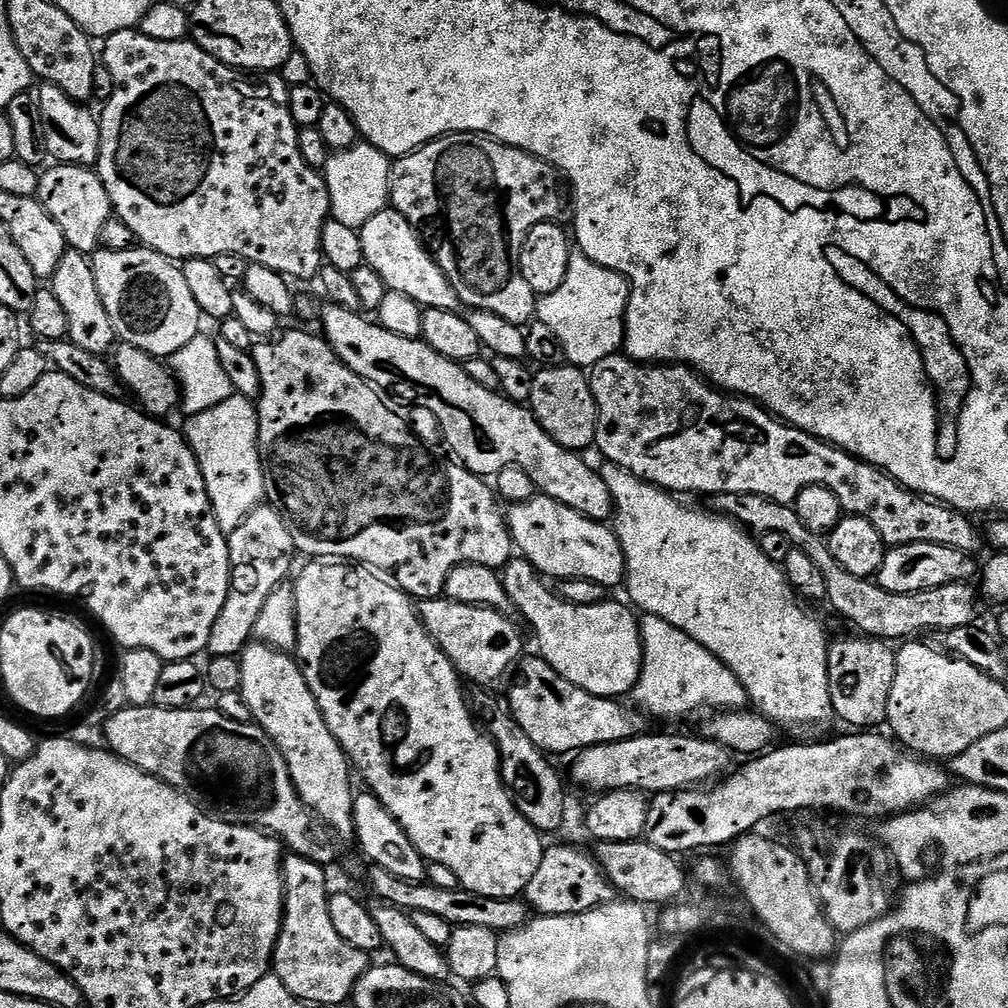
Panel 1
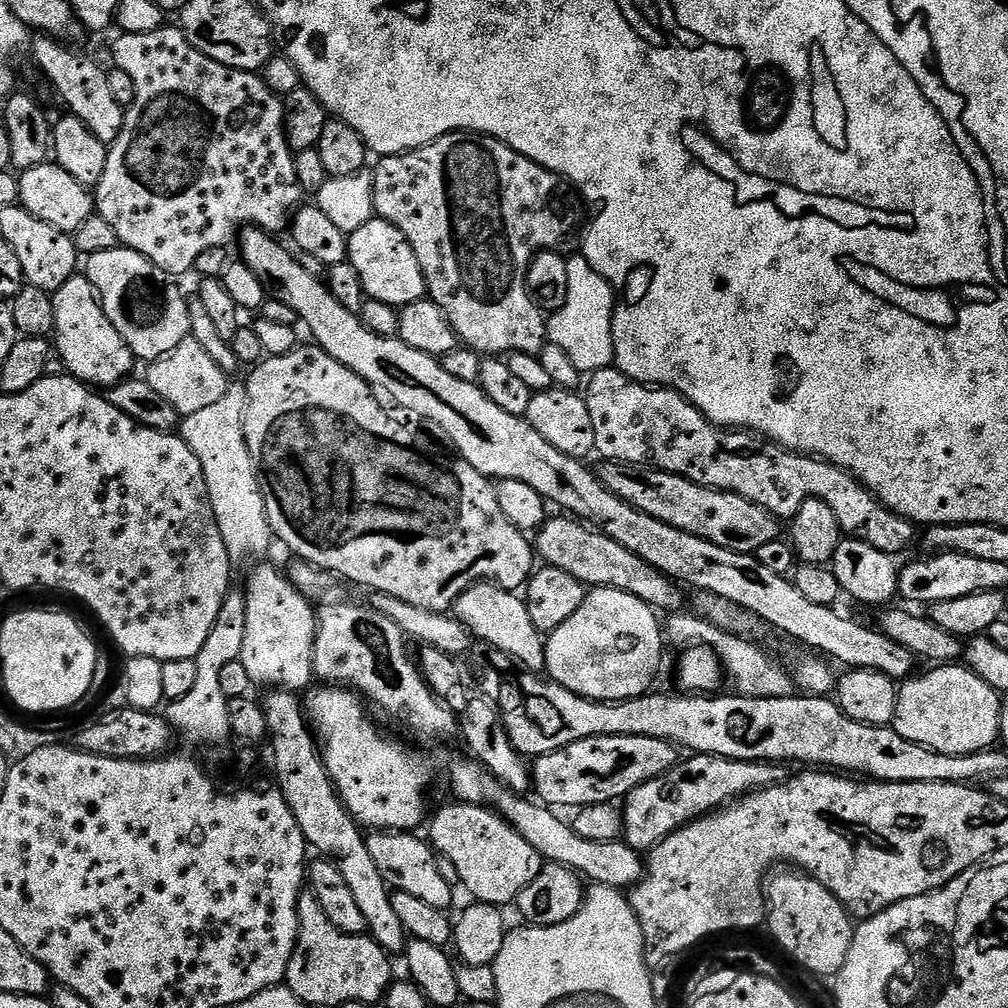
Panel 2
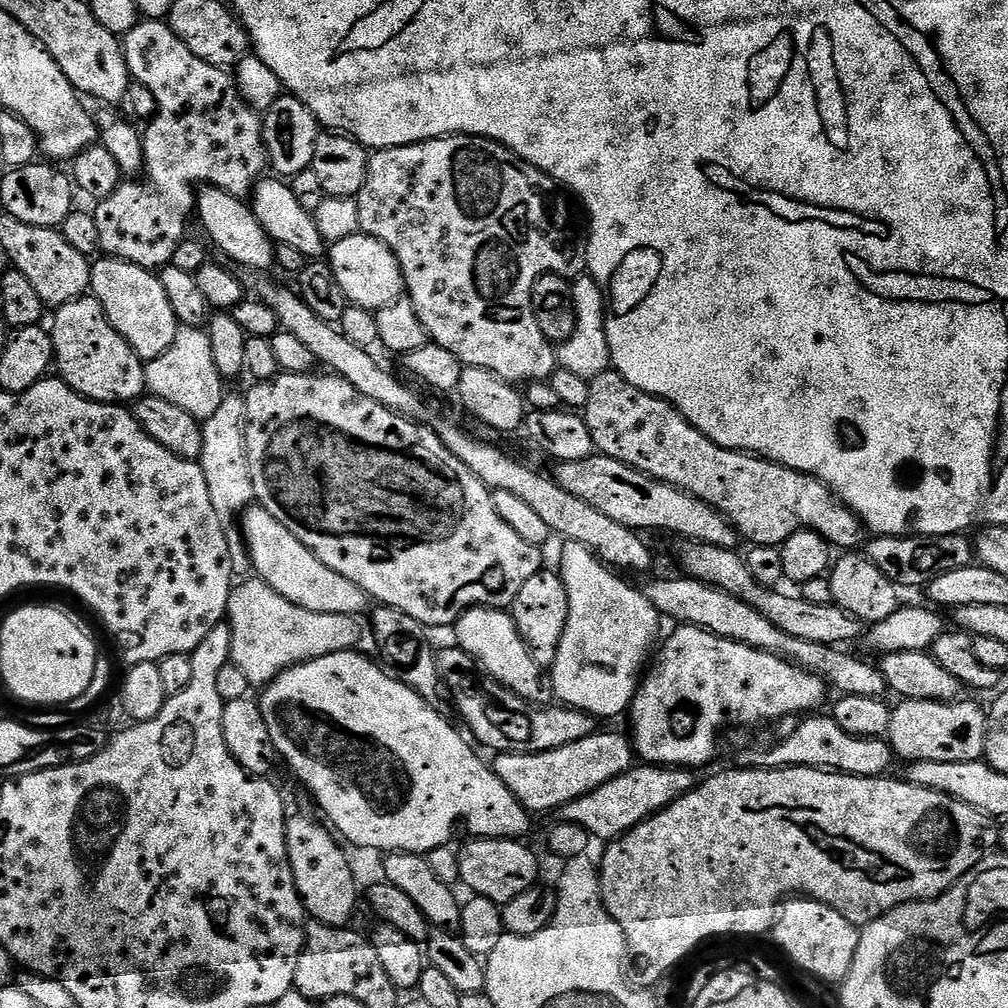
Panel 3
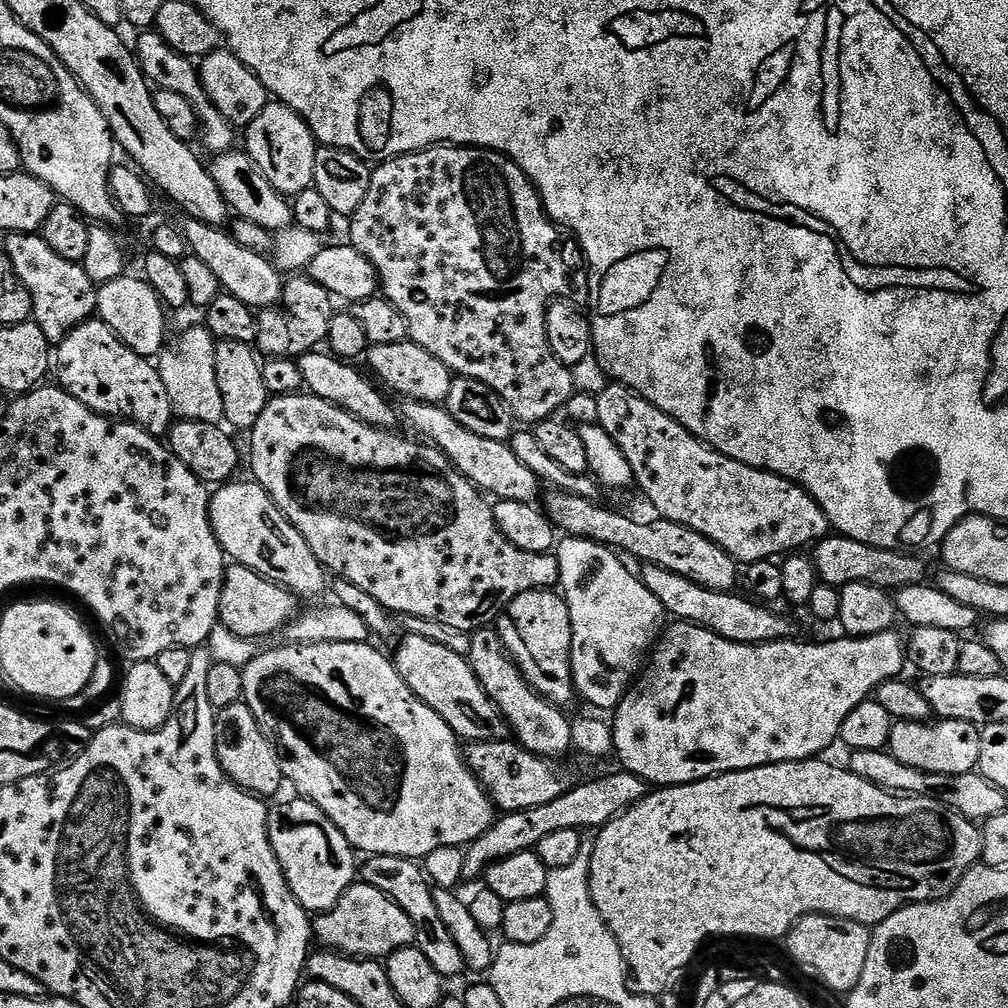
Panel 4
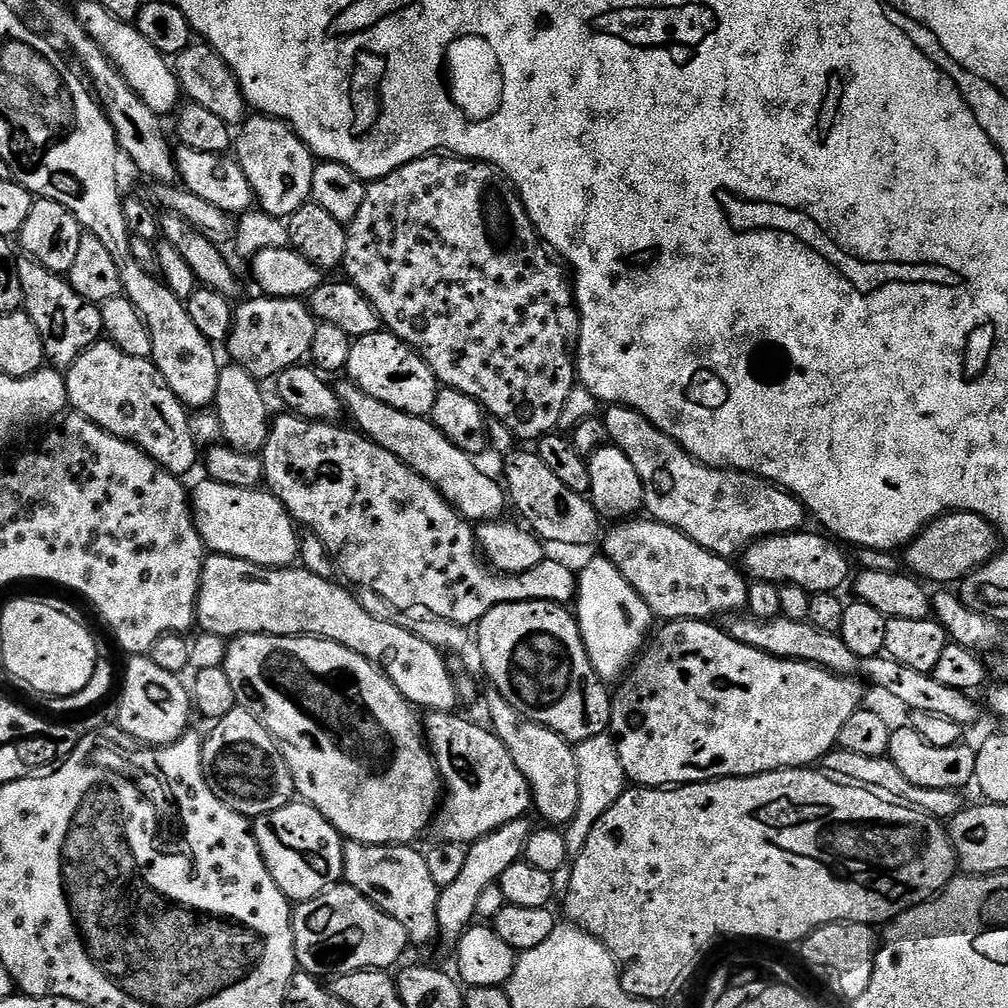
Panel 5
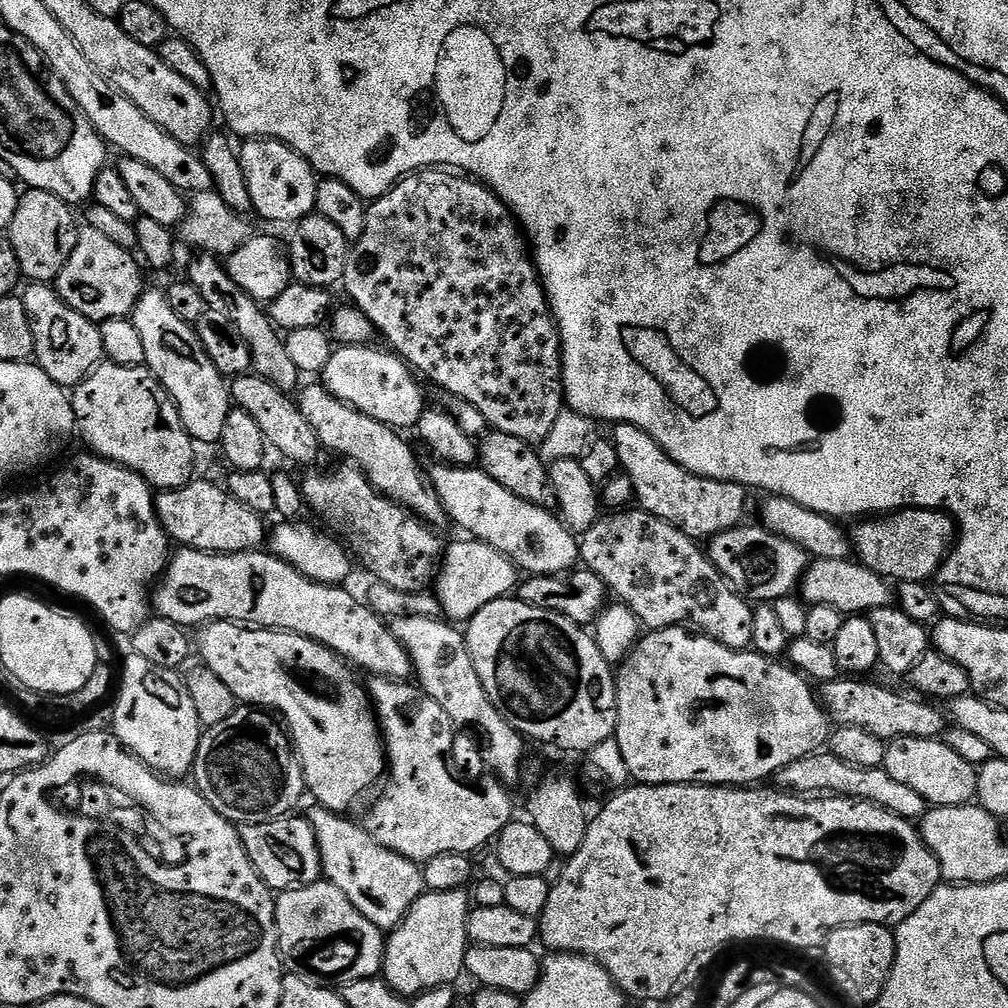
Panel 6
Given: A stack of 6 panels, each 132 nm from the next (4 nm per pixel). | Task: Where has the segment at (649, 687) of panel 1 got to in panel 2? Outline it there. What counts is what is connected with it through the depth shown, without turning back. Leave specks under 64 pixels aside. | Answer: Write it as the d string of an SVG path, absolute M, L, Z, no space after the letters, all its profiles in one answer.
M687 611L672 614L666 620L666 636L680 647L680 650L710 646L716 651L721 665L726 673L727 679L736 683L735 691L741 696L753 696L754 698L786 698L793 695L794 680L788 676L759 648L740 636L735 636L735 631L725 630L712 623L703 615L690 616Z

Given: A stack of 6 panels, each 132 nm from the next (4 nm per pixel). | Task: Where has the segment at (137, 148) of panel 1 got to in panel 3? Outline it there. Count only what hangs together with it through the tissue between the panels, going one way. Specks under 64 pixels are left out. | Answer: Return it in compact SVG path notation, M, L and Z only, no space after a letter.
M141 19L140 23L134 26L134 30L130 30L122 37L122 43L124 45L124 57L126 58L129 77L137 84L144 84L146 90L150 90L150 93L154 96L154 100L157 102L156 114L147 121L146 127L148 129L145 127L142 132L142 139L144 141L143 171L146 173L146 176L148 172L148 176L152 181L149 184L136 184L140 182L121 183L120 187L114 190L114 194L110 194L110 198L101 200L95 205L94 215L98 222L98 242L100 243L100 252L105 257L114 260L125 260L131 264L137 264L140 268L159 270L165 268L167 264L172 263L174 252L178 250L178 246L189 235L188 219L191 216L193 219L194 209L197 207L197 185L225 188L230 194L244 198L260 183L266 169L269 167L268 151L264 145L264 122L261 113L255 112L245 102L244 95L240 93L240 88L236 84L235 75L231 71L219 68L218 66L210 66L210 62L202 62L202 58L198 58L198 54L194 54L190 50L190 46L186 46L186 42L182 42L182 38L178 38L178 34L174 34L172 27L165 21Z

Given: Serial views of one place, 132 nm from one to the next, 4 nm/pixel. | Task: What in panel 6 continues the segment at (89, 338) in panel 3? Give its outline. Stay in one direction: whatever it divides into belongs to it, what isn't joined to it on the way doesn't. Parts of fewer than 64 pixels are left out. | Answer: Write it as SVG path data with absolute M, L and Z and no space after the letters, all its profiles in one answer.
M100 364L74 389L70 399L76 432L84 435L89 444L85 445L95 455L134 470L154 490L169 492L192 483L197 475L197 445L184 428L172 396L147 366Z

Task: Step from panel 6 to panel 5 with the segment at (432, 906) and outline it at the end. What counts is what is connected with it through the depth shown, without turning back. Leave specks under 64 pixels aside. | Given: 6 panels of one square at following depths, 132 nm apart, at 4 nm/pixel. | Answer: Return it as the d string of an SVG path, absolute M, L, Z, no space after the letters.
M527 819L515 820L470 845L458 879L443 888L438 902L439 939L445 940L448 946L457 944L464 931L477 919L478 894L485 892L486 886L497 883L506 866L514 866L514 862L523 857L528 835L534 830L528 823Z

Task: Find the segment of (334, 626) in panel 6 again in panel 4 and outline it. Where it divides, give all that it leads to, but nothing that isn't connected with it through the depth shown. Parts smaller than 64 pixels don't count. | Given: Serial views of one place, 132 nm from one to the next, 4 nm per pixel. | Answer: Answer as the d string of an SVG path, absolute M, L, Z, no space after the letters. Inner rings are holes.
M232 562L227 565L220 599L220 619L235 635L244 640L259 641L259 636L272 636L276 631L291 624L298 615L298 597L293 592L267 580L262 574L246 566ZM411 634L405 635L405 637L405 640L396 648L396 656L394 655L394 663L402 682L406 682L406 686L410 686L412 693L422 702L426 702L426 706L430 706L430 710L434 710L434 714L438 714L442 718L442 722L446 722L446 726L450 726L450 730L457 738L464 742L509 739L508 723L505 722L504 716L498 710L495 702L488 697L486 690L482 690L474 670L465 657L429 637Z

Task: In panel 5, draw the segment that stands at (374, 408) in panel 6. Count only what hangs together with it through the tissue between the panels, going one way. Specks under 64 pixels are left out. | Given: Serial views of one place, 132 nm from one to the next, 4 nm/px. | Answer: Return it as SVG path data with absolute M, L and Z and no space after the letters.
M381 330L353 339L346 376L357 384L370 398L394 406L406 414L431 417L438 391L436 375L418 352L402 342L393 332Z

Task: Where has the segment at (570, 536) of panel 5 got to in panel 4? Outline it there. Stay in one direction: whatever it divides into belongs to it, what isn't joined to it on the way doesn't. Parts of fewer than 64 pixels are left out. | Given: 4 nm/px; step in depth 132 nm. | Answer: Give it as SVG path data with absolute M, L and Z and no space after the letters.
M552 490L549 496L543 497L543 511L552 525L565 537L577 536L583 540L593 540L599 544L607 544L609 548L625 557L633 556L641 565L653 564L662 566L662 570L670 570L674 574L682 574L682 578L690 578L698 586L706 586L715 592L731 592L738 584L738 561L722 546L718 546L710 538L698 534L698 530L690 530L690 526L682 526L678 522L651 518L643 524L640 520L631 520L620 512L611 512L603 508L596 500L587 500L572 493Z

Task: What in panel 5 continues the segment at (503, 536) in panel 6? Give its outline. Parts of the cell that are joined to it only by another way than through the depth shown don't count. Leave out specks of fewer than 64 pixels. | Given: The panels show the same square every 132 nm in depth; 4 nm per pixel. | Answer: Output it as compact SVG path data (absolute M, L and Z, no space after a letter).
M351 382L337 383L335 390L341 405L352 415L351 423L369 440L373 440L382 450L390 450L406 466L410 466L426 482L430 482L456 507L457 512L469 522L483 522L497 519L506 508L506 492L499 479L491 480L486 473L480 472L477 461L468 456L438 426L432 424L427 416L406 414L402 410L394 410L394 406L386 406L386 402L378 402L378 398L370 398L357 384Z

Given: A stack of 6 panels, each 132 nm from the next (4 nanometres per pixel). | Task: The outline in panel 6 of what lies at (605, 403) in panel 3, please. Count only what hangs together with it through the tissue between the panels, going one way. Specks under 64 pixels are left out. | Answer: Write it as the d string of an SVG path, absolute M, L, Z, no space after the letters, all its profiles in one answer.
M618 424L611 431L610 439L618 450L623 475L633 484L635 503L643 511L654 514L654 518L662 518L662 522L670 522L670 526L697 542L707 542L718 533L745 523L749 489L734 482L711 480L678 466L678 462L670 459L666 450L638 426Z

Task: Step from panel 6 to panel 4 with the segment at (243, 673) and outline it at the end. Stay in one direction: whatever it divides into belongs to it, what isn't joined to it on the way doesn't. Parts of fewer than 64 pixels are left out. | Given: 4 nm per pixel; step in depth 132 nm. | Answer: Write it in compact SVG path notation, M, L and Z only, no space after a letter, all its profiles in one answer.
M330 641L314 644L301 643L299 646L287 646L288 648L272 648L269 652L257 651L253 660L242 668L243 703L250 706L254 718L258 718L260 727L271 733L279 751L286 754L281 759L280 765L285 777L291 783L292 780L296 783L296 788L300 791L297 793L303 799L316 803L332 819L334 826L338 826L338 830L346 834L346 838L352 843L357 853L368 856L401 856L407 860L420 862L430 854L430 850L438 850L442 846L464 848L474 843L482 834L486 834L486 830L490 830L490 826L498 819L498 809L484 791L484 787L476 780L475 774L468 769L461 741L450 730L450 726L446 726L446 722L442 722L442 718L434 714L434 710L430 710L426 702L419 700L410 690L410 686L406 686L406 682L402 682L395 663L389 657L387 660L378 649L371 646L372 644L368 642L355 644Z

